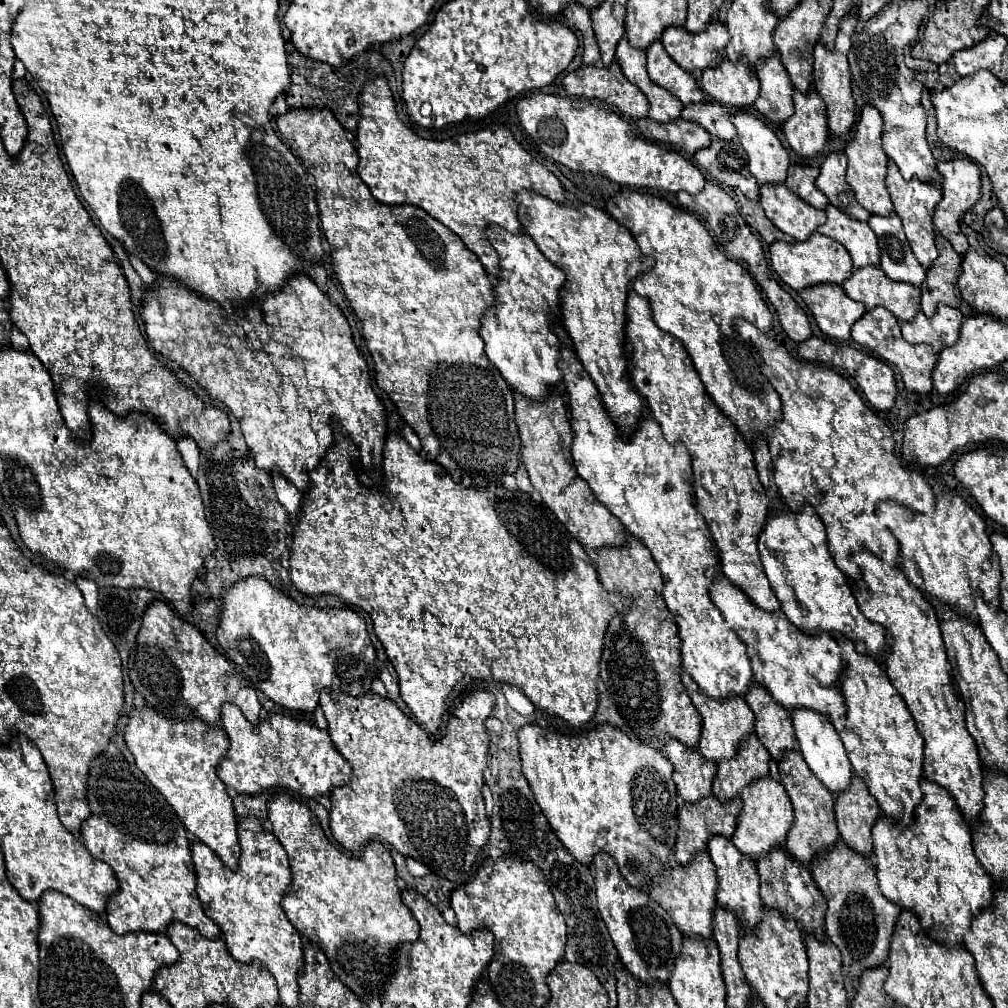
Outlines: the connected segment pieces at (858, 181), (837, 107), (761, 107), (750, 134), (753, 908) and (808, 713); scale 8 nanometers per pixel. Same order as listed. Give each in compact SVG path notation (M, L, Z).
M864 104L860 112L860 122L856 124L854 138L846 146L846 158L848 158L848 170L846 170L846 182L850 184L856 200L860 206L864 206L870 214L888 216L894 206L888 196L884 178L886 178L886 154L882 148L882 116L874 106Z
M844 18L840 22L840 30L834 42L834 50L826 50L826 46L822 42L816 44L814 48L814 84L816 84L816 92L820 94L820 98L826 104L826 114L828 114L828 128L832 134L842 136L848 134L850 126L854 124L856 118L856 106L854 106L854 98L852 98L852 88L850 88L850 68L848 68L848 50L850 50L850 38L854 34L858 18Z
M778 54L762 58L762 62L758 62L758 66L754 68L760 80L760 96L756 98L754 106L768 120L782 124L794 112L792 106L794 86L786 74L786 68L782 66Z
M740 110L732 116L738 140L748 152L750 172L760 184L780 184L786 180L790 156L774 130L760 118Z
M710 838L708 852L718 874L718 896L716 896L718 906L732 910L738 918L744 918L750 930L754 930L762 918L762 900L758 894L760 880L756 872L756 862L750 862L750 858L744 858L744 854L738 854L738 848L728 838Z
M790 710L790 718L792 718L794 734L796 734L796 740L798 740L798 750L802 752L806 764L816 774L816 778L832 794L838 794L838 792L846 790L850 786L852 766L850 766L844 744L842 744L840 736L838 736L836 728L832 726L832 722L824 714L818 714L816 710Z

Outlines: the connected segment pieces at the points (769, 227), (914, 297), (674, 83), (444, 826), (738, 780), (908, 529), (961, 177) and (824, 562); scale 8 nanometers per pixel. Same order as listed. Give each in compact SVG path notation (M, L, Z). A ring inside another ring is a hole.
M740 196L740 214L742 218L770 244L770 242L776 242L776 240L782 240L782 242L794 242L792 236L784 234L782 230L778 230L764 214L762 206L756 202L756 200L748 200L744 196Z
M878 266L854 268L842 288L852 300L862 302L868 310L882 306L900 322L908 322L920 312L920 288L908 286L906 282L890 282Z
M660 40L650 44L646 48L646 54L648 54L648 74L652 82L672 92L684 106L704 100L704 92L698 88L696 78L672 62Z
M322 690L322 694L320 694L320 708L324 710L324 716L328 720L328 732L330 732L330 738L334 742L336 750L352 766L352 778L350 778L350 782L344 784L344 786L336 786L330 792L330 802L332 802L332 808L330 808L330 830L332 830L332 836L344 848L348 848L350 852L358 852L368 842L380 838L380 840L386 840L388 844L392 844L402 856L412 856L414 860L426 864L430 868L430 872L436 874L438 878L446 878L446 880L454 880L454 882L460 880L462 882L462 878L472 876L474 864L476 864L476 854L486 844L488 834L490 834L490 822L488 822L488 816L486 816L486 810L484 810L484 800L482 800L482 786L484 786L482 772L488 766L488 742L490 740L488 740L488 732L484 728L484 720L490 716L490 712L494 708L494 696L492 696L492 692L488 692L488 690L472 690L462 700L458 700L456 706L454 706L454 714L450 714L448 730L446 730L446 734L442 738L434 738L424 728L420 728L414 720L406 718L406 714L390 698L380 698L378 694L372 694L372 692L370 692L370 696L354 698L354 696L348 696L348 694L334 694L334 690Z
M756 734L746 736L740 742L734 758L718 762L712 794L720 802L728 802L732 796L740 794L748 782L766 776L768 762L770 762L770 754L762 746L762 742L758 742Z
M942 492L942 494L938 494L936 496L936 510L934 510L934 514L912 512L906 506L894 502L894 500L882 500L876 506L876 516L890 528L890 532L900 542L900 566L902 566L906 578L920 592L926 590L930 596L942 600L944 604L950 604L958 614L968 616L970 620L976 622L974 600L972 600L974 598L974 594L972 594L972 580L974 580L974 586L978 584L978 588L984 594L984 600L988 604L992 604L992 606L1000 606L1000 596L998 596L1000 564L998 564L998 556L996 556L996 552L992 552L992 544L988 540L984 520L968 506L968 502L960 494L956 494L956 492Z
M944 160L944 162L938 162L936 168L942 176L942 200L938 202L934 212L934 226L954 246L958 254L964 254L968 250L968 240L960 232L958 220L980 198L980 168L970 160Z
M780 506L780 510L768 512L766 524L758 534L758 550L780 608L794 626L808 634L818 630L840 632L856 644L860 654L882 658L880 654L888 650L886 630L860 612L850 580L834 564L824 524L812 508L806 506L802 512L794 512Z

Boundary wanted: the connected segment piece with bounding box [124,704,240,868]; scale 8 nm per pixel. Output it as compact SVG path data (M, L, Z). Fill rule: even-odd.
M152 706L134 708L128 714L124 742L134 756L136 766L164 794L168 804L182 818L186 828L206 846L210 846L226 866L236 868L240 844L236 836L236 814L222 780L216 774L220 758L226 756L228 736L222 726L210 726L196 716L168 718Z

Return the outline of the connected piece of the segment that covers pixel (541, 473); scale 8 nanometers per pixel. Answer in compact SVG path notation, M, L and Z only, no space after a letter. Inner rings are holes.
M558 388L550 390L550 396L542 402L530 400L518 392L514 392L514 406L516 406L516 426L520 430L520 458L530 476L532 486L542 494L544 504L556 514L556 518L566 526L566 530L582 544L598 550L600 546L622 546L626 542L626 530L622 522L596 500L590 486L578 476L570 444L572 444L572 430L564 400Z

